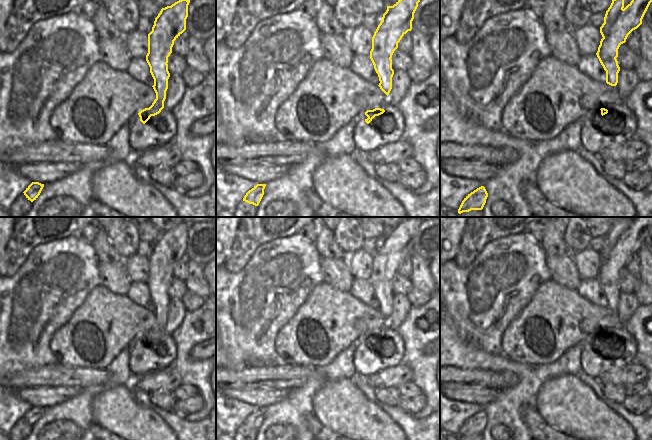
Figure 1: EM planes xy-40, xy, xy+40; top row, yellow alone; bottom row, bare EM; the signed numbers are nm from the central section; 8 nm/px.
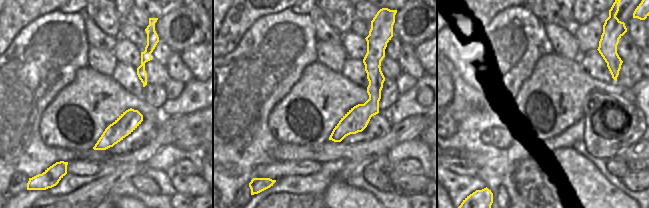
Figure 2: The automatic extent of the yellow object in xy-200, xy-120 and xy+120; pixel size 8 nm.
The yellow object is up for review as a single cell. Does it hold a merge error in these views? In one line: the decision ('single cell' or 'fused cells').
fused cells

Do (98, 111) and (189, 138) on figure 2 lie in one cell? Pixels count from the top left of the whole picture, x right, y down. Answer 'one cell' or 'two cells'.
one cell

